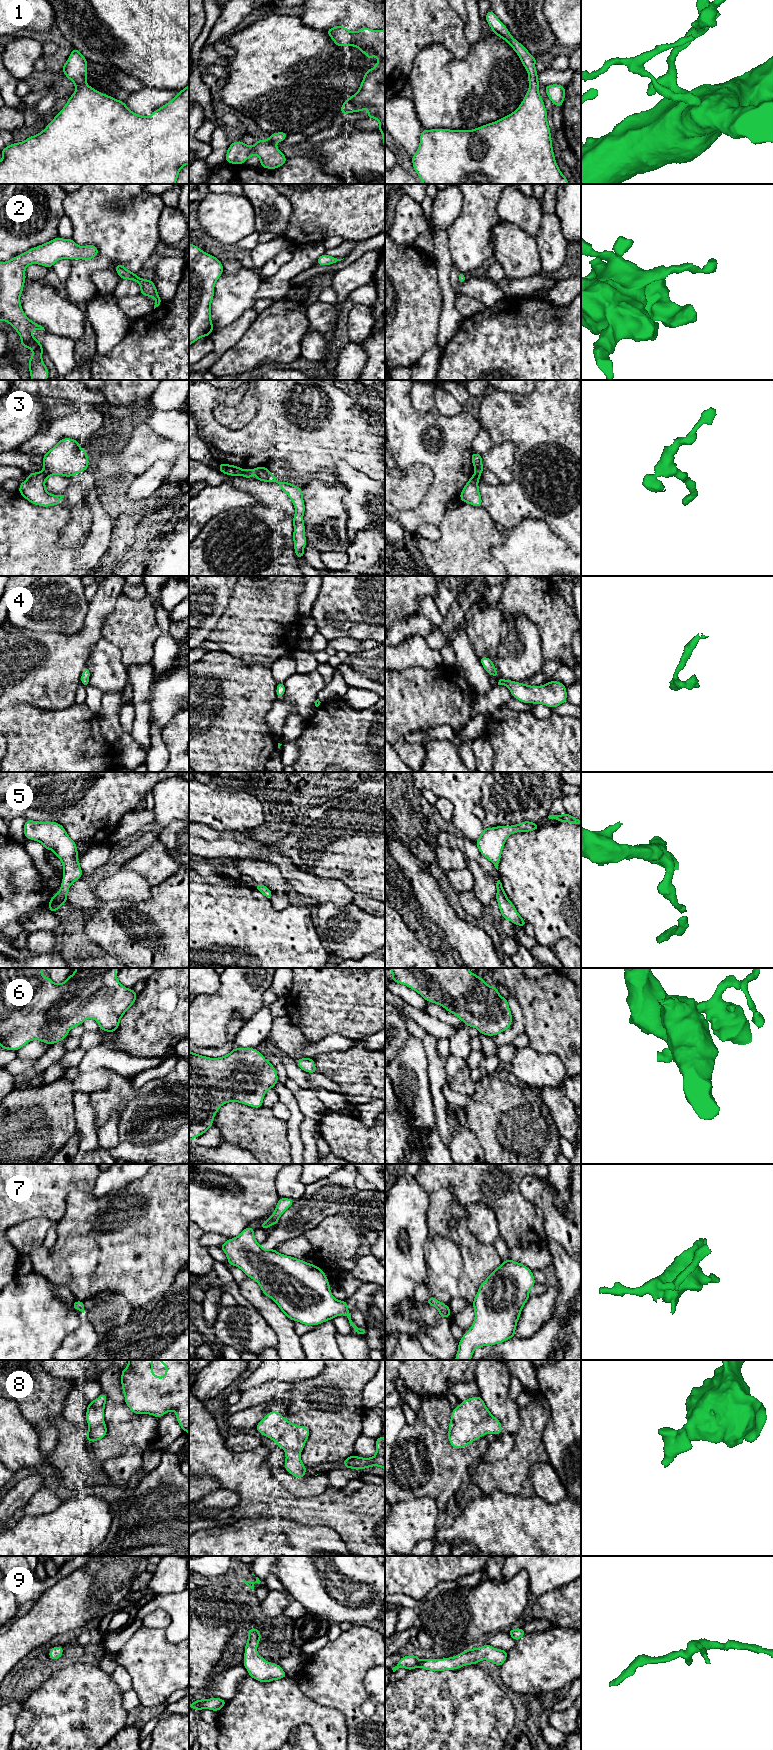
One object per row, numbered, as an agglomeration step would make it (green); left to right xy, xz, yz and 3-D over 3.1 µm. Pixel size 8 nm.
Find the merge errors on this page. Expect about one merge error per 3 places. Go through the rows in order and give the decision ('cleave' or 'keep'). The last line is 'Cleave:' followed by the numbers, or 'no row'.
1: keep
2: keep
3: cleave
4: keep
5: keep
6: keep
7: keep
8: keep
9: keep
Cleave: 3

